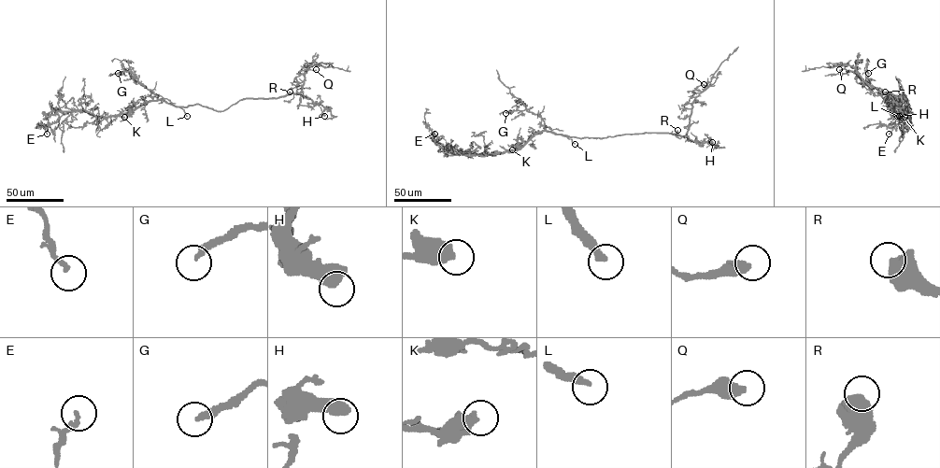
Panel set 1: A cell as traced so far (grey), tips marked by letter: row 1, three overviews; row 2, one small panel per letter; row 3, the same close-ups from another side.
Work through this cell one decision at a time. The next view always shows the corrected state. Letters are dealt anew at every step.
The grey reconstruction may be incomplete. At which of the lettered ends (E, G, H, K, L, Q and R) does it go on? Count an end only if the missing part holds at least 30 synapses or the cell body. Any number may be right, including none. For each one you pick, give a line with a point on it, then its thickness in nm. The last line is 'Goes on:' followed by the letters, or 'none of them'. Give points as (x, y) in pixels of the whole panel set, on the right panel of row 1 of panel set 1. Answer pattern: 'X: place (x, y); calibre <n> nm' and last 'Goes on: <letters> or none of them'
G: place (868, 73); calibre 240 nm
L: place (899, 116); calibre 320 nm
R: place (885, 92); calibre 650 nm
Goes on: G, L, R

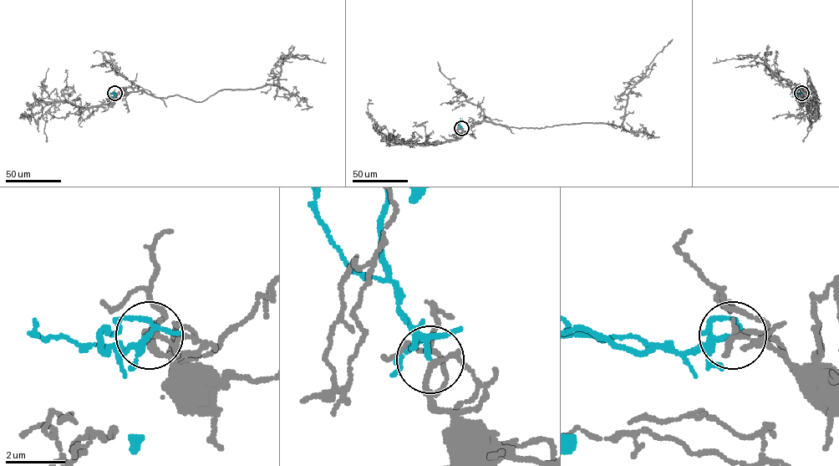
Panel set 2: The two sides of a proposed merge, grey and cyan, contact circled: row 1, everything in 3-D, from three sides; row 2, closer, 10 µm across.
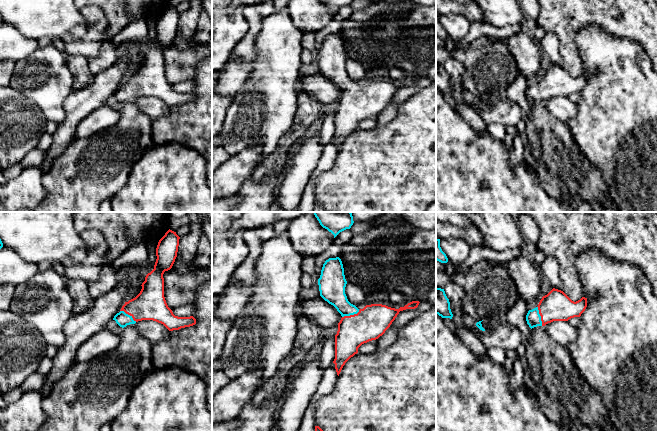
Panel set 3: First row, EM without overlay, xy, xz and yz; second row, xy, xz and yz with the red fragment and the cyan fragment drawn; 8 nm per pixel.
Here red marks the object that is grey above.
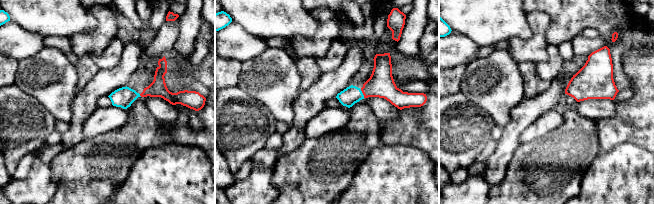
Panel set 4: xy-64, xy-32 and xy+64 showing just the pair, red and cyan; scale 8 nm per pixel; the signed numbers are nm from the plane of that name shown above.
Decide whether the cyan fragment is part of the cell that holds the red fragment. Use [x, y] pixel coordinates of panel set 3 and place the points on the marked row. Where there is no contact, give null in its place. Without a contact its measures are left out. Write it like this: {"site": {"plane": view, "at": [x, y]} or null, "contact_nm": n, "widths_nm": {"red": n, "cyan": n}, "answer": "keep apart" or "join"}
{"site": {"plane": "yz", "at": [540, 315]}, "contact_nm": 170, "widths_nm": {"red": 240, "cyan": 120}, "answer": "join"}

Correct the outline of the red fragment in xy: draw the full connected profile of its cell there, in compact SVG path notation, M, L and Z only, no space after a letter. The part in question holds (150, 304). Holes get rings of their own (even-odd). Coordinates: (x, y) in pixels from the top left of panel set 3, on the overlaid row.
M168 230L159 240L156 248L154 269L145 277L140 293L125 302L113 320L124 328L142 320L153 320L163 324L169 331L179 330L196 324L196 319L175 316L164 297L163 274L172 268L177 257L180 237Z

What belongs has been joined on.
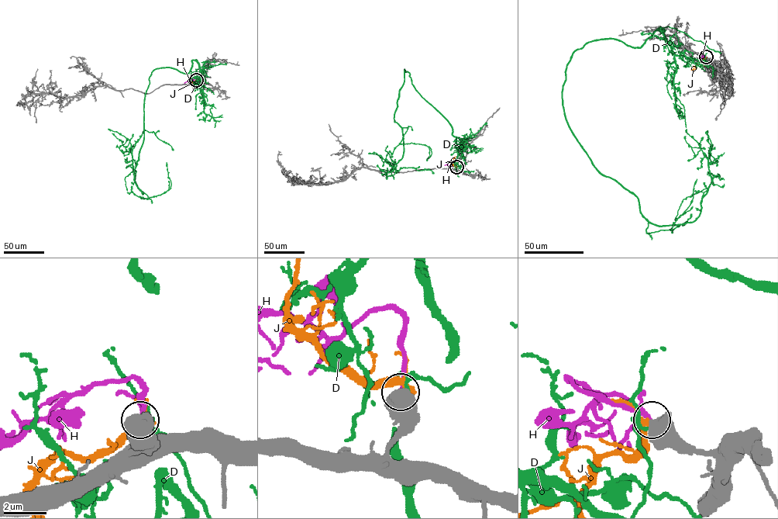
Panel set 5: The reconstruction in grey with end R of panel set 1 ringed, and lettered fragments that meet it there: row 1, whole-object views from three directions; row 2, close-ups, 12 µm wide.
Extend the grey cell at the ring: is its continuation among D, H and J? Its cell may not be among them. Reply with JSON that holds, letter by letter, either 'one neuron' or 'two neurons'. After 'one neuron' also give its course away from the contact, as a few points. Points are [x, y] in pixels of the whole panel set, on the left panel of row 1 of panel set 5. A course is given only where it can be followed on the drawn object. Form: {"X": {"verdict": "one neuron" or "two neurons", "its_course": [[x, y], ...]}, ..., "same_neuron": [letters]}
{"D": {"verdict": "two neurons"}, "H": {"verdict": "one neuron", "its_course": [[196, 80], [184, 83]]}, "J": {"verdict": "two neurons"}, "same_neuron": ["H"]}

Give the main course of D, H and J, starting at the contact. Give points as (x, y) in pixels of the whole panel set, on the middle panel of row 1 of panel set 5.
D: (456, 167), (460, 140), (404, 69), (394, 119), (401, 128), (404, 151), (392, 168), (434, 173)
H: (456, 167), (456, 164), (444, 165)
J: (456, 167), (452, 164), (456, 157)

